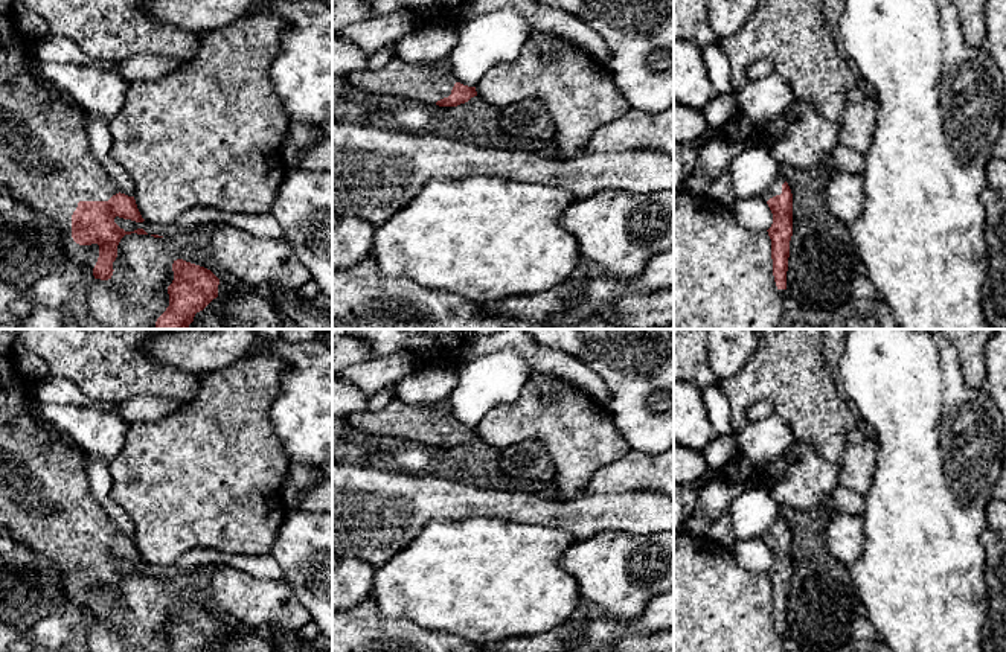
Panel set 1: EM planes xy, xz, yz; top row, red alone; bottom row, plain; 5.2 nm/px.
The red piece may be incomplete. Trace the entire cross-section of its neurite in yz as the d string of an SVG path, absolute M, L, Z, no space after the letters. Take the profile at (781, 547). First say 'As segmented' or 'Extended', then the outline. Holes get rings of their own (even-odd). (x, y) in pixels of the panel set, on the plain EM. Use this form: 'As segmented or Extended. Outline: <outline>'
Extended. Outline: M782 512L768 527L764 541L771 555L773 565L767 571L771 580L773 617L780 638L787 638L787 612L790 599L790 582L793 577L793 535Z

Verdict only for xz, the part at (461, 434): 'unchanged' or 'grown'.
grown

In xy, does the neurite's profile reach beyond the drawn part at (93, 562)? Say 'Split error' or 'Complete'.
Split error

